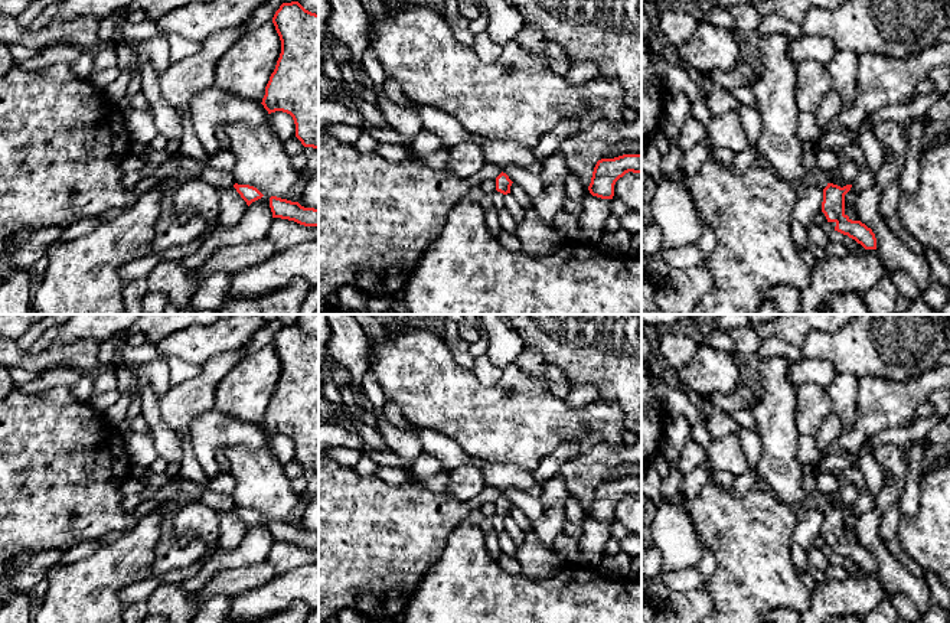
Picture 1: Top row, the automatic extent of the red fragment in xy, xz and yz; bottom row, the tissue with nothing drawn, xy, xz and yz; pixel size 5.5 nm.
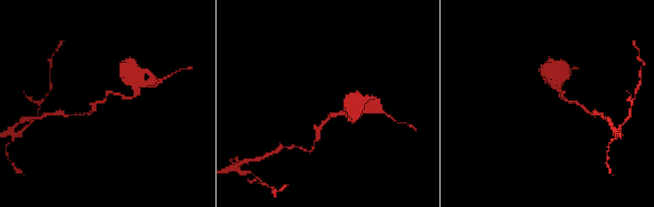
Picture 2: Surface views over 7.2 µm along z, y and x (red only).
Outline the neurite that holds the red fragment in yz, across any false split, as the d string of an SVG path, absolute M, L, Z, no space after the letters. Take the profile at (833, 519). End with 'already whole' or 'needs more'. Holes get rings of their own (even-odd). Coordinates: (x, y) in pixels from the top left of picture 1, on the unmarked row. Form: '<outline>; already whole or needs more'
M827 506L823 512L822 535L827 545L835 545L835 554L848 558L861 567L865 573L876 573L876 561L871 551L861 544L852 544L845 536L845 518L851 513L852 508L843 511Z; already whole

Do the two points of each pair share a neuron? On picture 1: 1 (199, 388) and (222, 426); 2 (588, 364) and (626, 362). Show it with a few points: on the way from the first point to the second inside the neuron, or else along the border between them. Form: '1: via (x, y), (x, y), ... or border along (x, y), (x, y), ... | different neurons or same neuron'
1: border along (214, 405), (191, 421), (189, 433) | different neurons
2: via (597, 362), (617, 362) | same neuron

